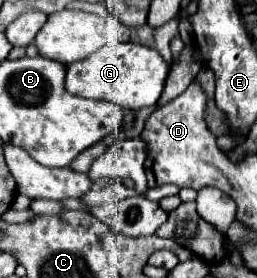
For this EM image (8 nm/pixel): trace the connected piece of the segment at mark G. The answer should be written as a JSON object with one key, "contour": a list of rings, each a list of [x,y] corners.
{"contour":[[[119,43],[119,45],[105,45],[87,59],[67,65],[65,89],[77,97],[111,101],[121,109],[137,111],[157,103],[165,87],[167,75],[169,75],[169,65],[155,49],[137,43]]]}

